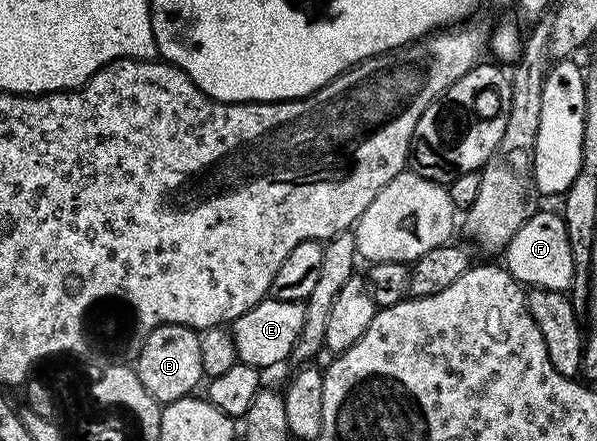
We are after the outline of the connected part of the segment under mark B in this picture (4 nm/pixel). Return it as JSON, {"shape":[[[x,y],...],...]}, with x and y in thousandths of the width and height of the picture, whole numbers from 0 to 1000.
{"shape":[[[278,735],[258,748],[243,773],[224,823],[229,853],[245,871],[245,884],[256,893],[271,916],[295,912],[317,900],[335,864],[343,864],[338,798],[343,778],[335,776],[337,760],[317,739]]]}

